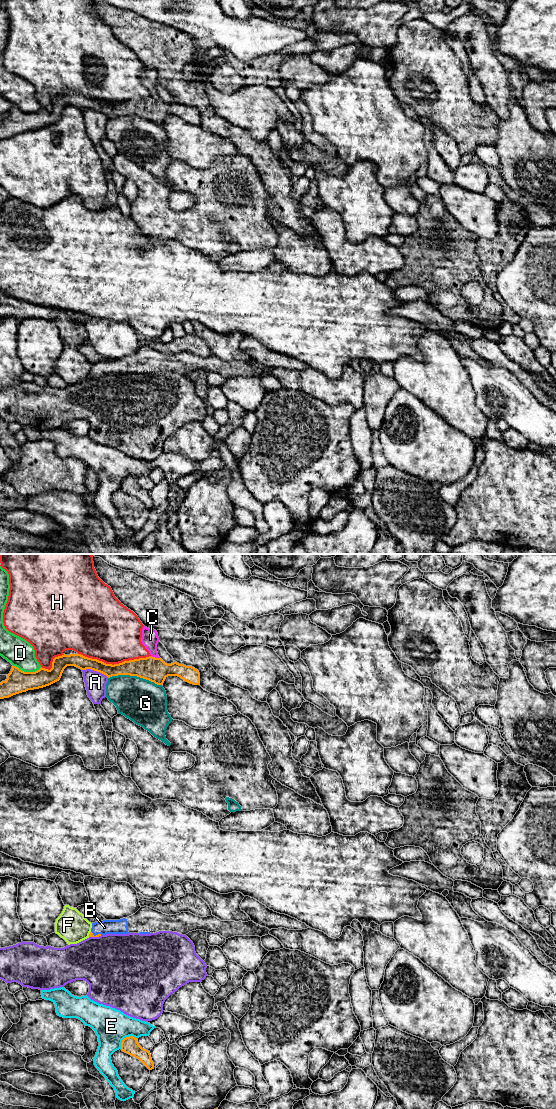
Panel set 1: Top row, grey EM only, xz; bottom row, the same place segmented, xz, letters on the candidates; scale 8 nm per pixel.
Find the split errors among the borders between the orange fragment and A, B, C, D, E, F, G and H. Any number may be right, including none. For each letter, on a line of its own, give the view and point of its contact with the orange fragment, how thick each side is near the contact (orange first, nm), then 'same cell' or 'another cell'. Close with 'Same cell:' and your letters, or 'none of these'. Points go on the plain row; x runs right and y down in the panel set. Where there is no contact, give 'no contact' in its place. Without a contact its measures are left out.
A: xz (95, 110) | 110/180 nm | another cell
B: xz (96, 375) | 30/120 nm | same cell
C: xz (154, 97) | 190/140 nm | another cell
D: xz (27, 112) | 190/220 nm | another cell
E: xz (126, 477) | 140/280 nm | another cell
F: xz (89, 374) | 30/240 nm | another cell
G: xz (135, 115) | 190/360 nm | another cell
H: xz (114, 104) | 160/480 nm | another cell
Same cell: B

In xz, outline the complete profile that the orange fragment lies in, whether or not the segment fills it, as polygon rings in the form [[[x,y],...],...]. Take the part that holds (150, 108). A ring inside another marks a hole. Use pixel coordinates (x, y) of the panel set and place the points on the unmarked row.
[[[77,93],[55,97],[50,110],[41,107],[35,112],[24,112],[12,106],[7,119],[0,123],[0,139],[49,126],[60,120],[67,106],[75,106],[81,110],[91,109],[108,118],[118,115],[137,116],[157,125],[163,125],[168,116],[178,116],[190,124],[200,125],[199,111],[177,102],[167,104],[161,98],[149,96],[112,105]]]

